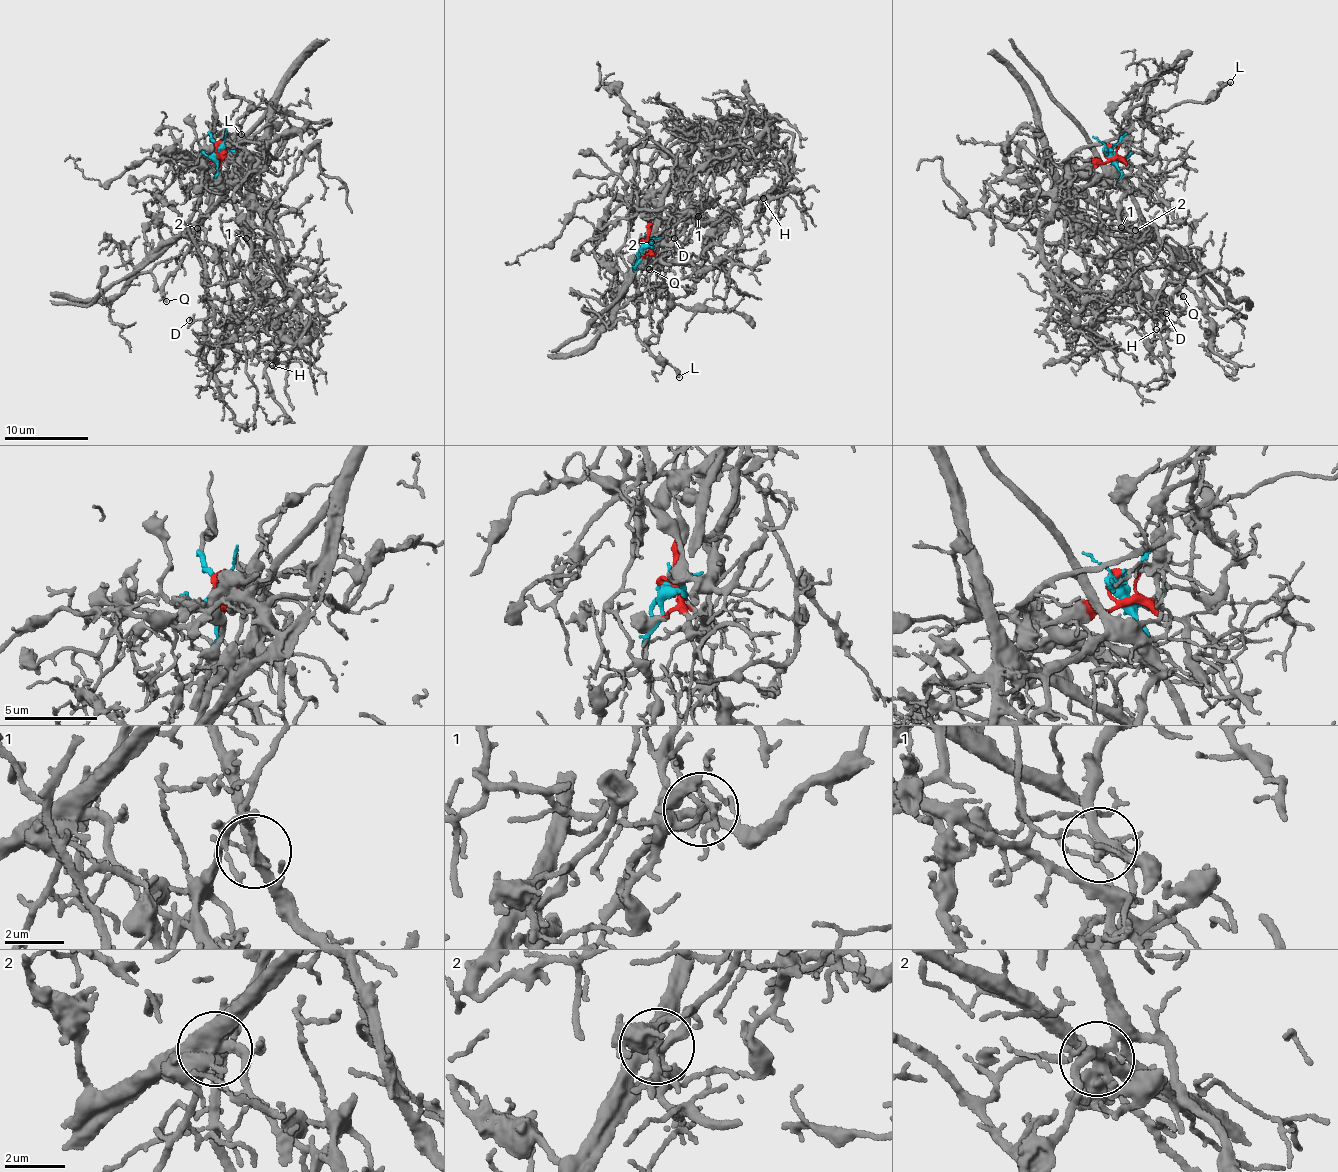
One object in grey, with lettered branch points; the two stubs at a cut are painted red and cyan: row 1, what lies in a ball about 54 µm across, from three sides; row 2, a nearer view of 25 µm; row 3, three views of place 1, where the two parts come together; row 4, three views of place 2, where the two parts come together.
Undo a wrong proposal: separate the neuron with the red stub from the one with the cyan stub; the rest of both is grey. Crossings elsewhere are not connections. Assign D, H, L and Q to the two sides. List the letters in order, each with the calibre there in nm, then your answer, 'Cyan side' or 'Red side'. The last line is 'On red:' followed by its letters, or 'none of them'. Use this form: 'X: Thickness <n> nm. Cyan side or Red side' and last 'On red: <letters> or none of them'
D: Thickness 130 nm. Red side
H: Thickness 130 nm. Cyan side
L: Thickness 240 nm. Cyan side
Q: Thickness 150 nm. Red side
On red: D, Q

